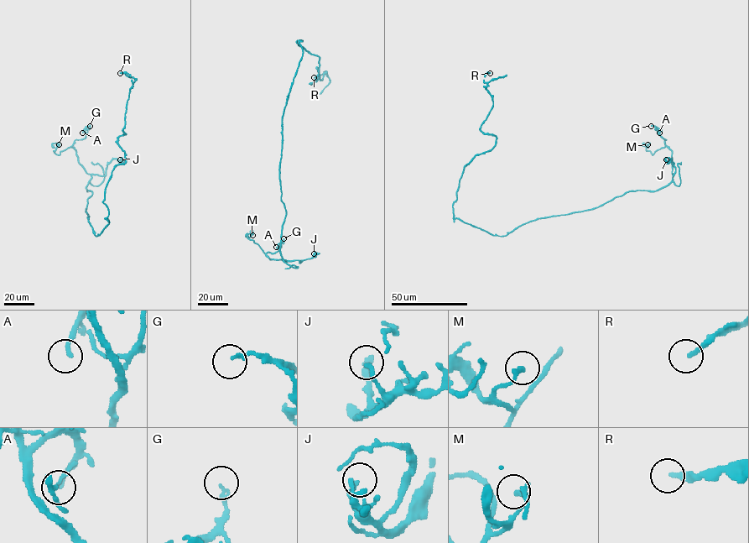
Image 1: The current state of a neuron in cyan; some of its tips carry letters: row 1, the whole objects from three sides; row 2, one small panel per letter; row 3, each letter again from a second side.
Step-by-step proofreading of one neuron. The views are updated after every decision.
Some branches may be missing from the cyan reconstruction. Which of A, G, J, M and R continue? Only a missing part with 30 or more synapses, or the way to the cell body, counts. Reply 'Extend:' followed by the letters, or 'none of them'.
Extend: none of them

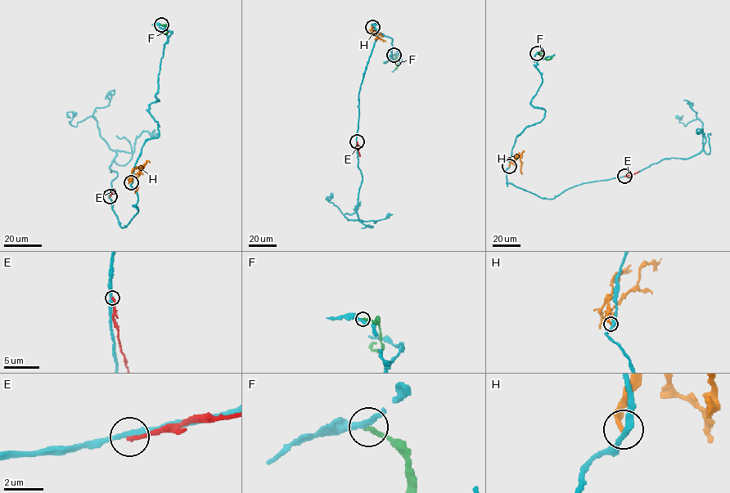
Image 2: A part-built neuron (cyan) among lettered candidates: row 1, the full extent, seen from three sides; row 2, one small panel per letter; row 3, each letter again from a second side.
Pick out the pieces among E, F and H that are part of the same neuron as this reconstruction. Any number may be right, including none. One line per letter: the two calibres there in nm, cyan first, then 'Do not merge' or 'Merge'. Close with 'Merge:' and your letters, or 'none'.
E: Thickness 320 nm (cyan) against 200 nm. Do not merge
F: Thickness 280 nm (cyan) against 260 nm. Do not merge
H: Thickness 360 nm (cyan) against 280 nm. Do not merge
Merge: none

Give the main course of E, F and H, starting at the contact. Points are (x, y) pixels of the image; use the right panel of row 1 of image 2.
E: (624, 177), (638, 171)
F: (537, 53), (543, 53), (547, 59), (552, 57)
H: (509, 166), (514, 158), (520, 156), (522, 174)

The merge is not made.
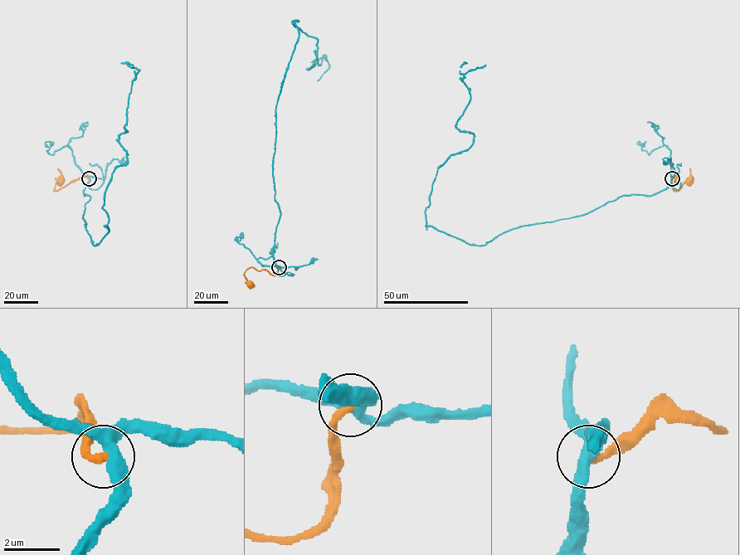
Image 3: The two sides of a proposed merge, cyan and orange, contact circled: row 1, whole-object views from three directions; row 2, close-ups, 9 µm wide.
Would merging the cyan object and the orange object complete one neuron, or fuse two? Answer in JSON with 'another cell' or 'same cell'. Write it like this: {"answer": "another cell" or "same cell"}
{"answer": "another cell"}

